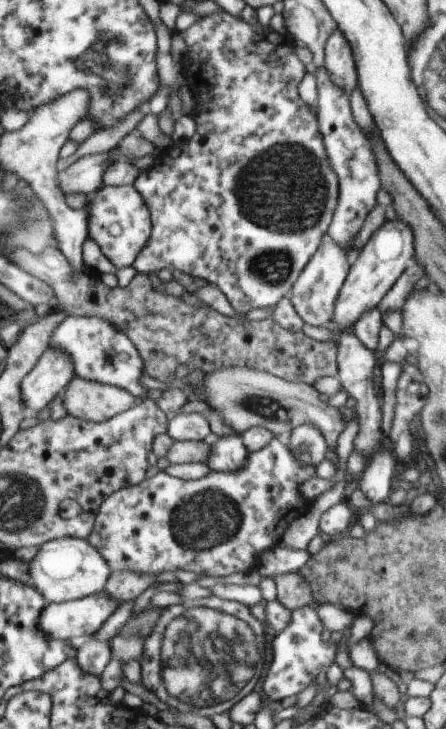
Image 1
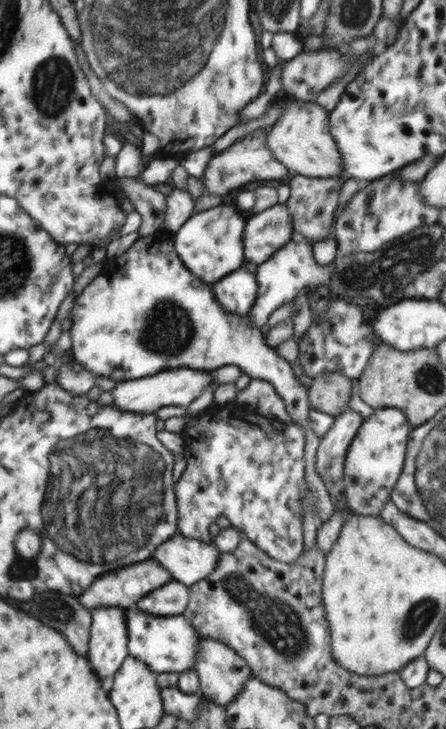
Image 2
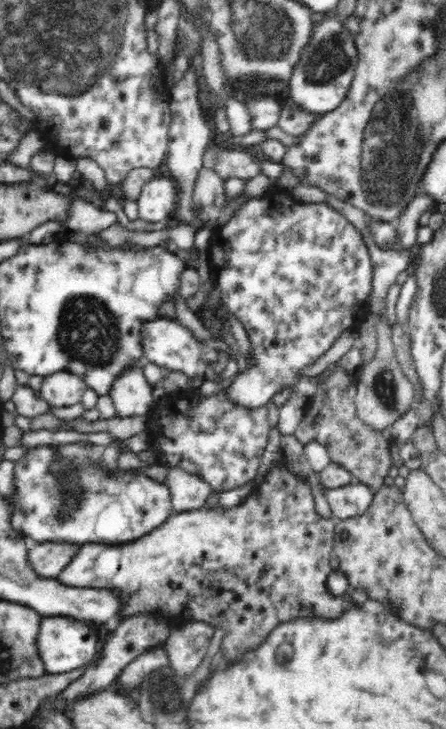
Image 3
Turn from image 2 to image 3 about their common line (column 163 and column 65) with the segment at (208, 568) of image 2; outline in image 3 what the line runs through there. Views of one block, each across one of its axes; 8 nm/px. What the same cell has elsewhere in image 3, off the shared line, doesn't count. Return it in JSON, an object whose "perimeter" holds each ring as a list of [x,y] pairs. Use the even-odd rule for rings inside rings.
{"perimeter":[[[64,541],[46,542],[29,547],[27,562],[34,567],[35,574],[45,579],[58,579],[81,545]]]}

